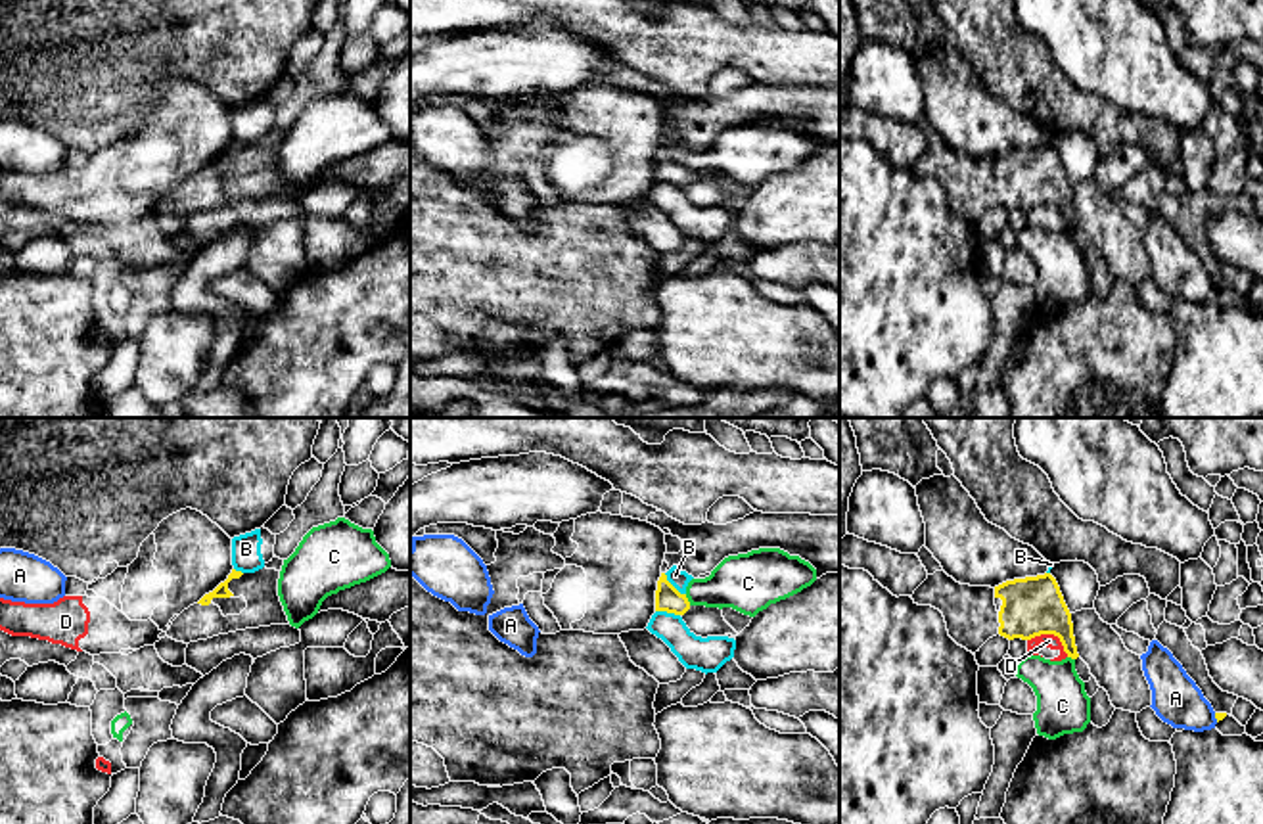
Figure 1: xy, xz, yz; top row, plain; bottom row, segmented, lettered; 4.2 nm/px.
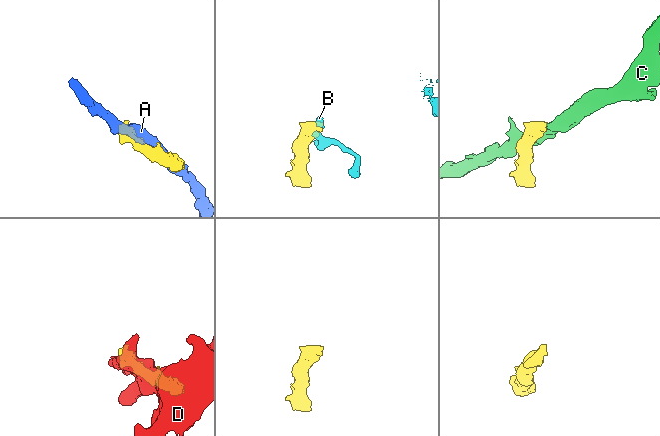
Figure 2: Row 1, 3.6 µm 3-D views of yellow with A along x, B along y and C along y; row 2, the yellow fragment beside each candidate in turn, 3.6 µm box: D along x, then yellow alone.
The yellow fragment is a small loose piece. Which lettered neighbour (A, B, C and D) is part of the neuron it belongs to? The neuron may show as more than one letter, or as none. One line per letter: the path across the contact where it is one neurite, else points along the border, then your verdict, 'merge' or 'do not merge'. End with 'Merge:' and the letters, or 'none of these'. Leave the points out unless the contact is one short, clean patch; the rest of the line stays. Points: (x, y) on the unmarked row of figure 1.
A: do not merge
B: along xz (664, 144), (685, 165) | do not merge
C: do not merge
D: along yz (1028, 209), (1055, 206), (1068, 227) | do not merge
Merge: none of these

